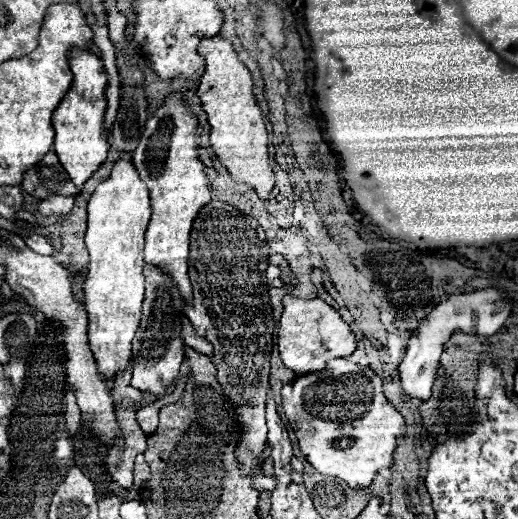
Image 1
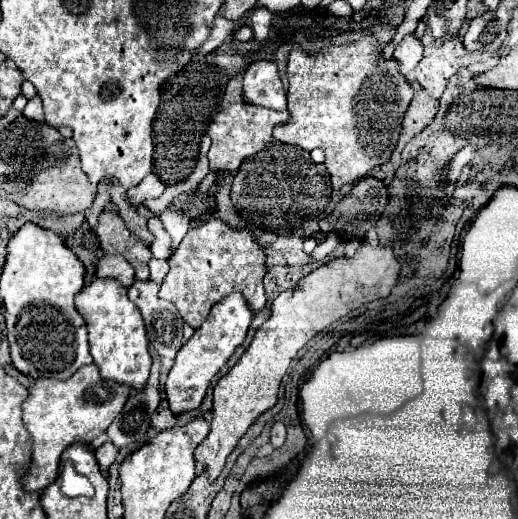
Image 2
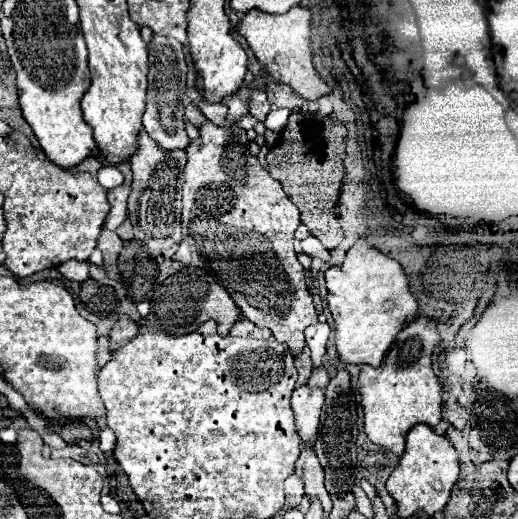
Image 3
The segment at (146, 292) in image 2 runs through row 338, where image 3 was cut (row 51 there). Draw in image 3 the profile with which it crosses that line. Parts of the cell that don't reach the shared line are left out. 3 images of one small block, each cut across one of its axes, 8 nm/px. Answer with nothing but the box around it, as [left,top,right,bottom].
[144,34,190,150]

